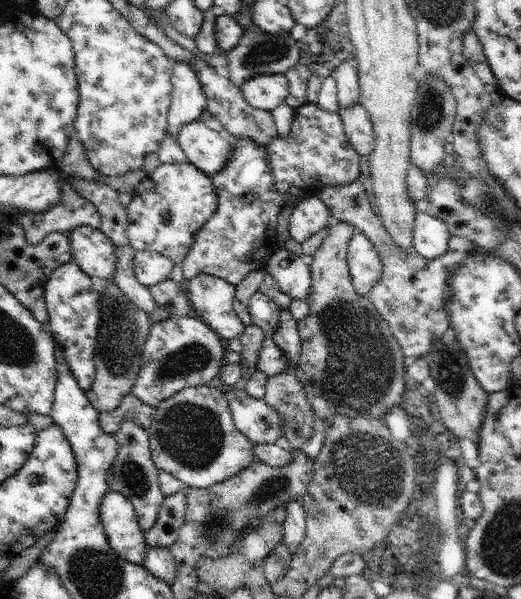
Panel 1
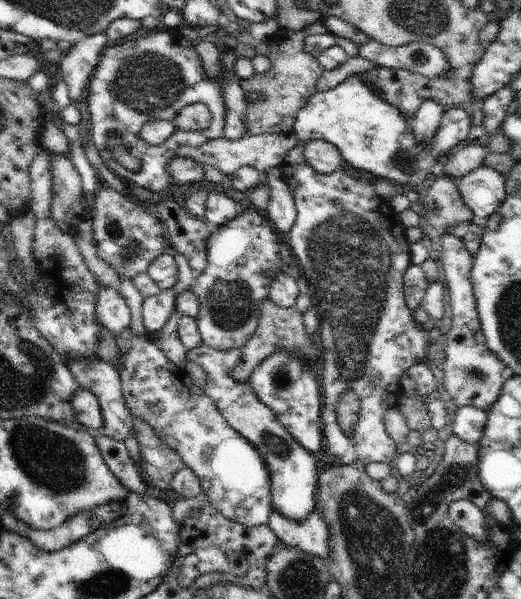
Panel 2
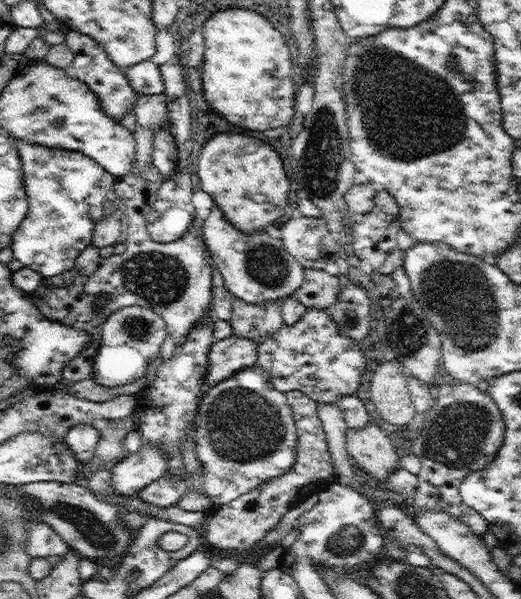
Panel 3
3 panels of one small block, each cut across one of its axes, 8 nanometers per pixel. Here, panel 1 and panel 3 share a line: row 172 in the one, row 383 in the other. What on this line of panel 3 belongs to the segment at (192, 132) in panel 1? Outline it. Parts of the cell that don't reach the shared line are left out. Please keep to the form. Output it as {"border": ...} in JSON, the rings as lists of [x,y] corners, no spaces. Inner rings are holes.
{"border":[[[230,335],[212,343],[209,352],[209,369],[205,373],[204,386],[208,390],[221,380],[229,379],[243,368],[257,363],[257,344],[250,339]]]}

